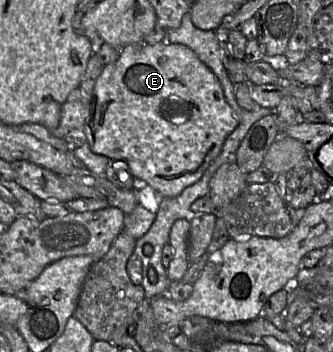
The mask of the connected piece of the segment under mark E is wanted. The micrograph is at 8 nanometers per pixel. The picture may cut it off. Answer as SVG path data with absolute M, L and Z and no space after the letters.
M144 43L120 49L118 59L104 66L95 85L85 133L93 153L125 161L148 197L156 201L157 198L176 197L197 182L220 154L226 138L237 125L221 83L194 51L182 44Z

